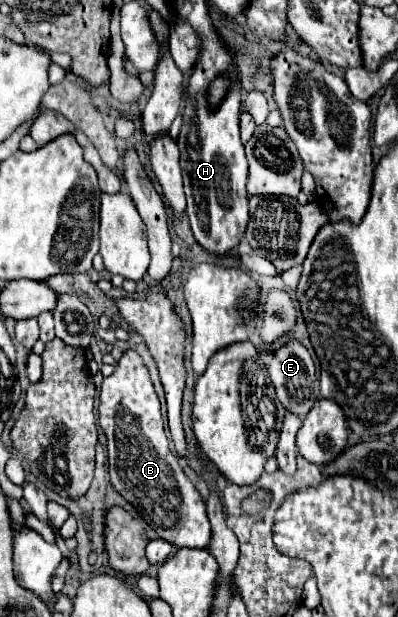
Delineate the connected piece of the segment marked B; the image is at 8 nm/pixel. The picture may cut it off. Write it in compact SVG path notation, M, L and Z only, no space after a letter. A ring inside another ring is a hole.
M126 350L118 362L118 368L112 376L104 378L100 388L100 406L98 406L98 422L106 434L108 440L108 472L110 472L110 484L120 492L146 520L148 526L166 542L178 546L178 548L204 548L208 546L210 538L210 522L204 514L206 504L194 484L188 480L188 476L182 472L176 454L170 450L168 438L164 434L162 426L162 414L160 414L160 402L154 392L154 386L150 382L148 370L140 358L138 352Z

